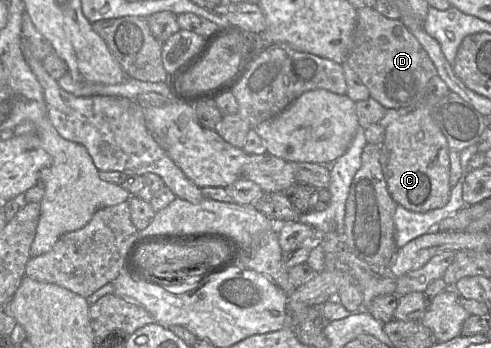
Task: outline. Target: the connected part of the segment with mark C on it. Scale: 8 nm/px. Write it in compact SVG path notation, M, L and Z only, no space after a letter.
M426 107L387 109L379 121L385 129L380 164L392 199L407 210L424 213L442 208L449 200L449 145Z

